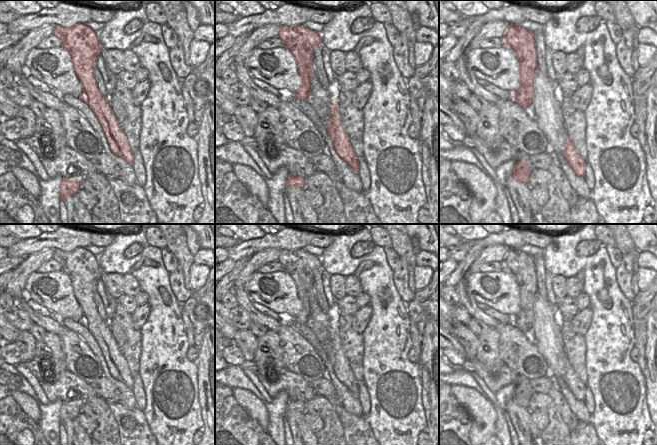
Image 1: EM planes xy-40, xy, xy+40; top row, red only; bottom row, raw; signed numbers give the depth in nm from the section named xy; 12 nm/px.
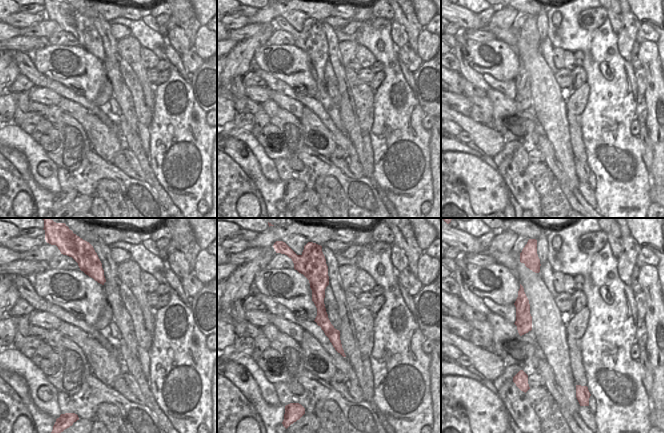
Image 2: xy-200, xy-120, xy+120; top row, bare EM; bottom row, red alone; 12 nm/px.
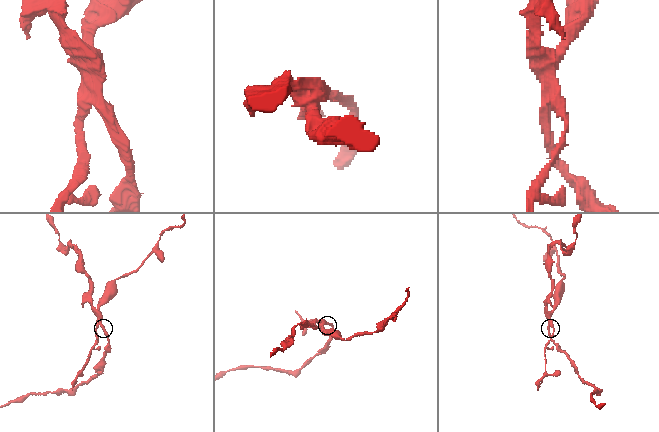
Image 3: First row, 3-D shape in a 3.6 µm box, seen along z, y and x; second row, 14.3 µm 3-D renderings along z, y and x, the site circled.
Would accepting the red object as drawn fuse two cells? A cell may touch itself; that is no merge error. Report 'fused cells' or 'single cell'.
fused cells

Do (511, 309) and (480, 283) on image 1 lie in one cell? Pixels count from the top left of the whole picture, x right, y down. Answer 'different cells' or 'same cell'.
same cell

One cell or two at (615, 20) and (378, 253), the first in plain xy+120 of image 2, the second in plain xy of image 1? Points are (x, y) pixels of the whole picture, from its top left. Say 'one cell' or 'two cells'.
two cells

